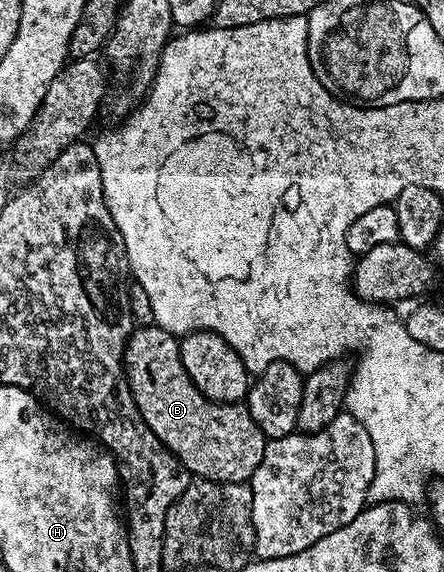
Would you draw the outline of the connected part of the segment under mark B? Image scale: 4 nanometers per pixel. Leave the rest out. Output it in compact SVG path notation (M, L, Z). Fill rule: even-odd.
M158 325L152 327L136 326L134 330L132 330L130 337L127 339L127 348L123 351L123 366L127 372L127 383L130 385L131 392L133 393L133 401L137 405L137 409L141 413L145 425L149 425L151 432L179 458L179 464L192 476L201 479L212 479L215 483L247 483L253 477L257 465L261 465L269 440L266 435L261 433L261 429L257 429L257 425L251 420L251 415L242 402L215 403L211 399L205 398L203 394L195 388L193 381L189 377L189 373L185 373L185 365L181 361L179 344L180 340L176 338L176 336L170 335L164 327Z

